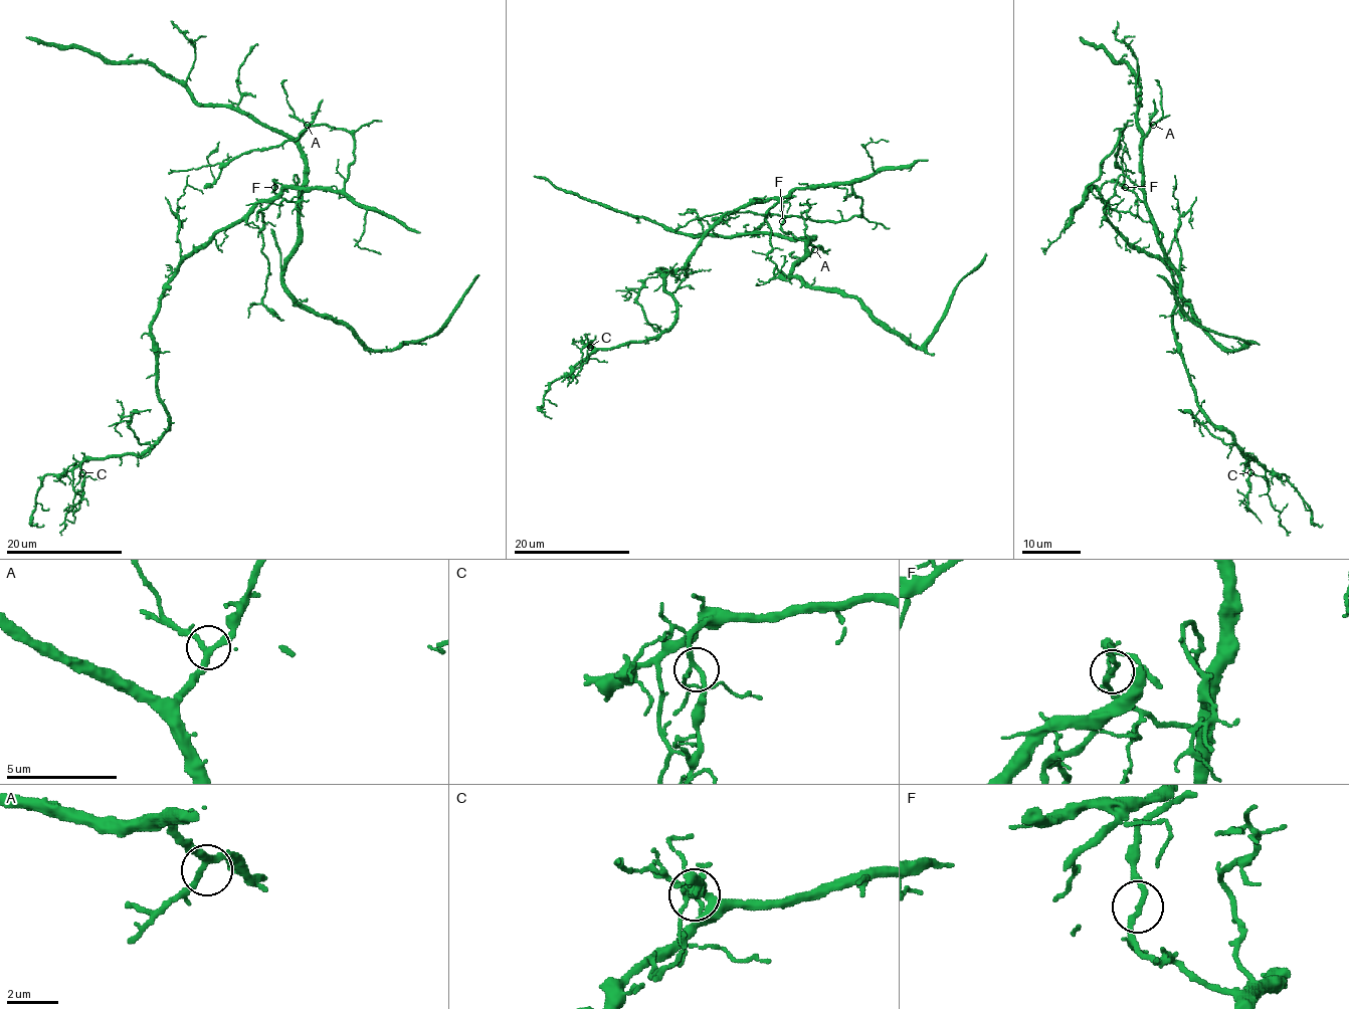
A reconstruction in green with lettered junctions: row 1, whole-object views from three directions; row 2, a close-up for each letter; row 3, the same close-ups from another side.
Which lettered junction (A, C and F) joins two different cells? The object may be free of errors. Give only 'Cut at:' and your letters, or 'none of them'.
Cut at: F

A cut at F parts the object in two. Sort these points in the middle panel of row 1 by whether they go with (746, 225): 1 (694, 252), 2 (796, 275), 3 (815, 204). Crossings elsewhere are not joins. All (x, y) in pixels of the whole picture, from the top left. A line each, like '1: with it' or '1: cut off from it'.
1: cut off from it
2: with it
3: with it

